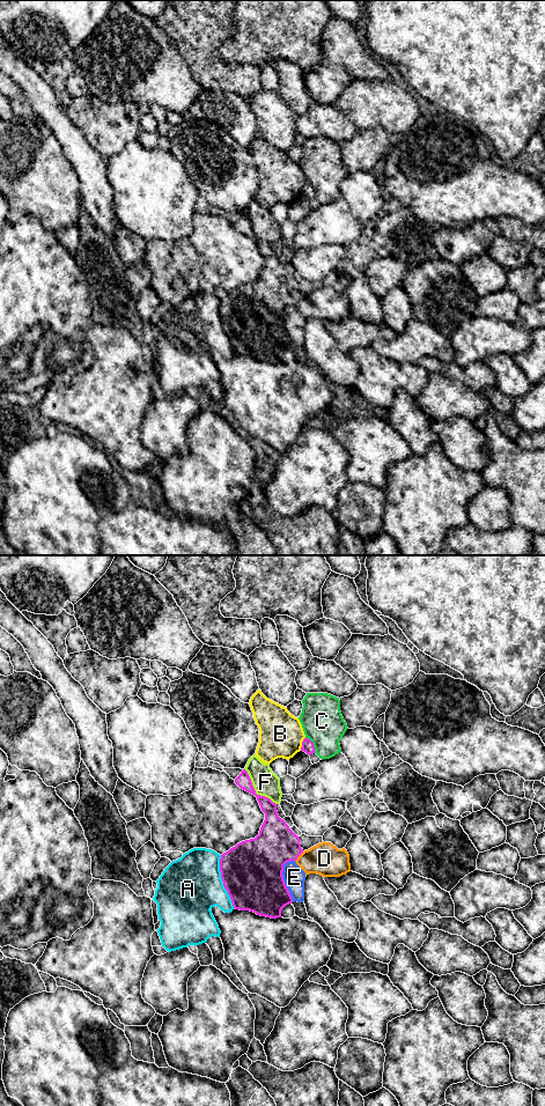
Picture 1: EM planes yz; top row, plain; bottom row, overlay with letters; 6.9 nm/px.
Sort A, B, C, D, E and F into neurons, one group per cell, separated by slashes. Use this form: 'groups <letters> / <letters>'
groups A / B / C / D E / F

